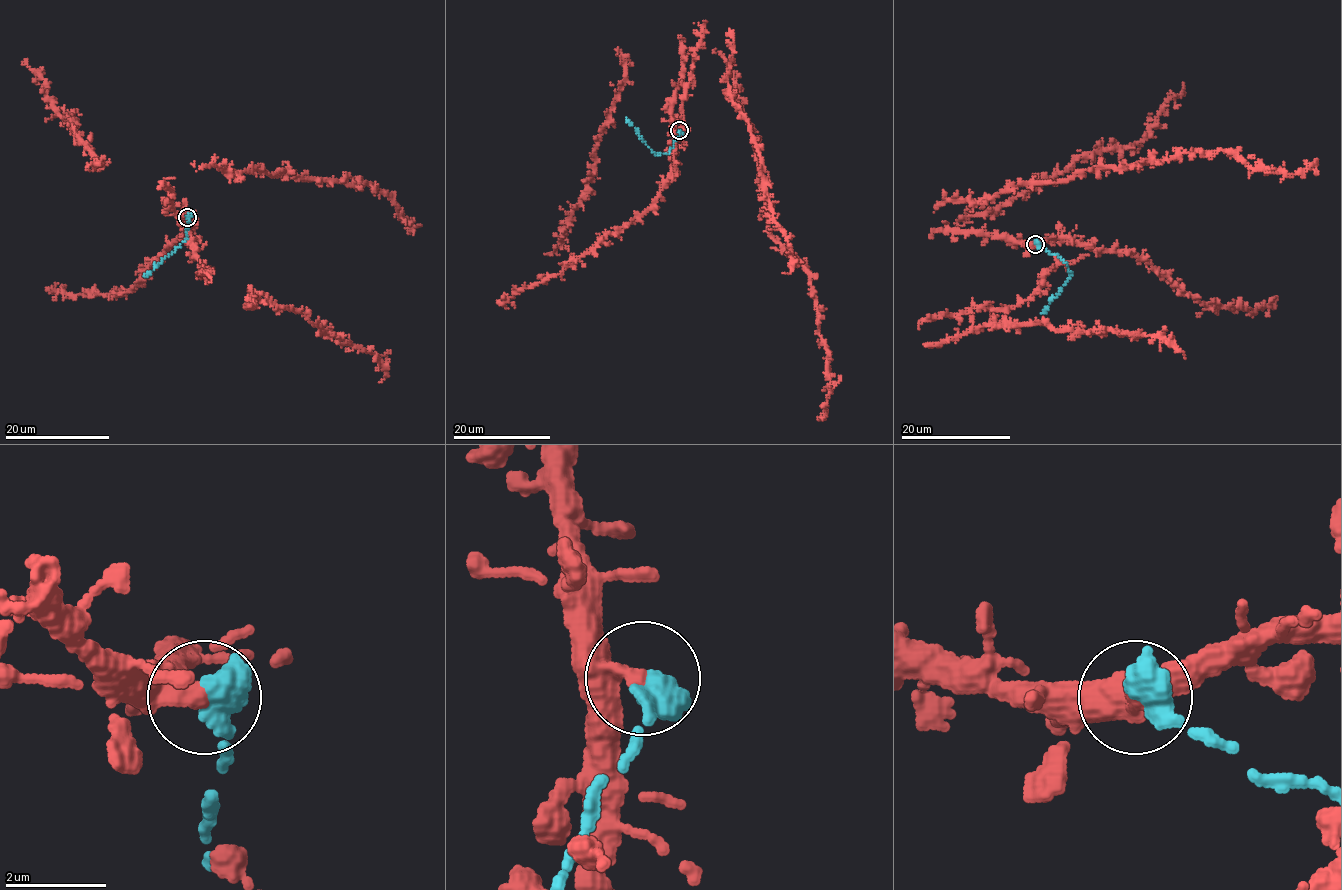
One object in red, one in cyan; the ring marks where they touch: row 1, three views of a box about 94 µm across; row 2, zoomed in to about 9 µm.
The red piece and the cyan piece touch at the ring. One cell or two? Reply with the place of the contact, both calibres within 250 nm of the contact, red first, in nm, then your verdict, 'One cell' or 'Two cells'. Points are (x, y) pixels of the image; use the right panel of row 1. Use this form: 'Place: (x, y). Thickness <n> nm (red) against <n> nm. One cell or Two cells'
Place: (1035, 244). Thickness 380 nm (red) against 550 nm. Two cells

